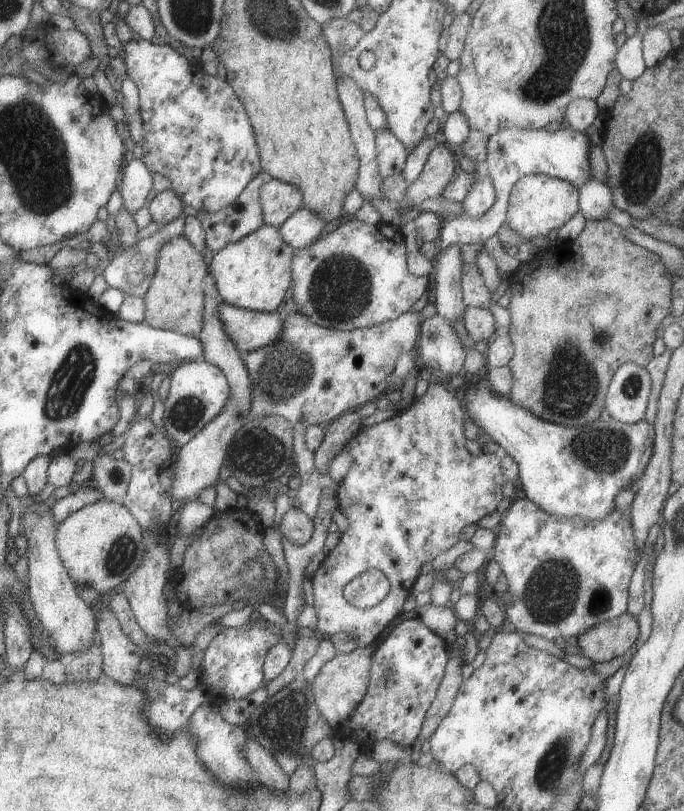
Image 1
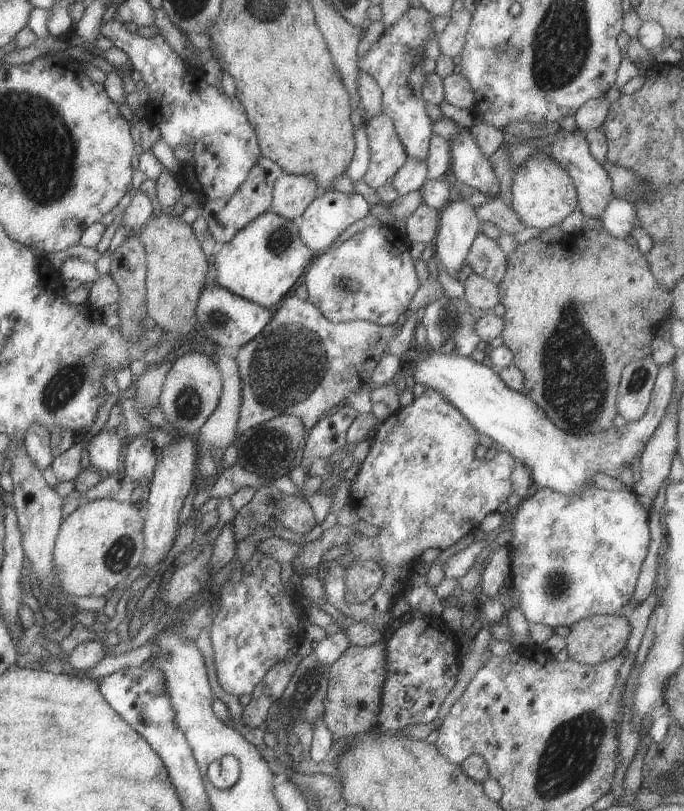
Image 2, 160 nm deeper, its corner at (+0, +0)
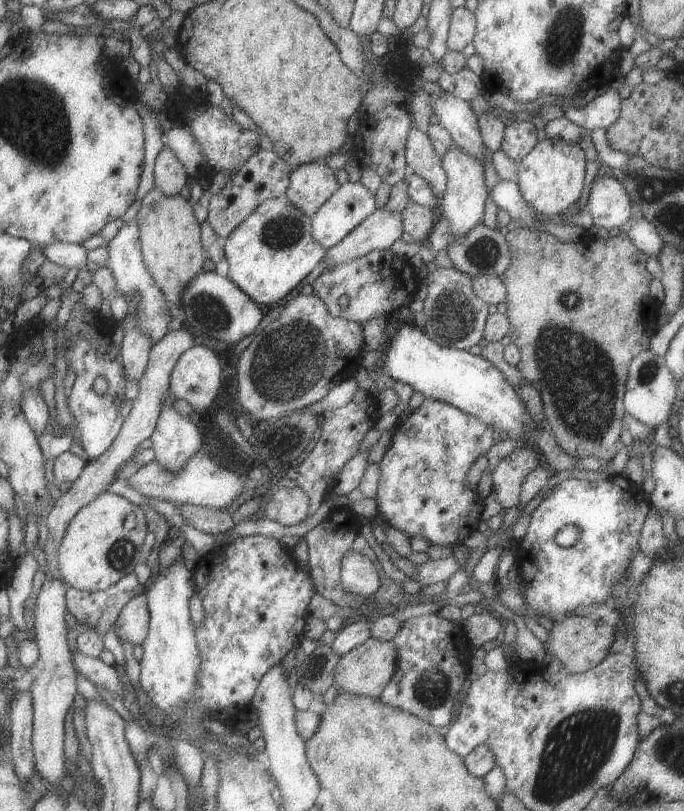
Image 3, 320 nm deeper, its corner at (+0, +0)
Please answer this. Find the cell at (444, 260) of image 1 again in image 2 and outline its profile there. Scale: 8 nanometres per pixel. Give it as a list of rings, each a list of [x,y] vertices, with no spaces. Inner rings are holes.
[[[465,199],[448,202],[438,215],[438,231],[432,243],[433,254],[439,257],[443,268],[455,279],[455,273],[465,265],[464,260],[473,239],[480,232],[481,215],[477,213],[476,205],[469,204]]]

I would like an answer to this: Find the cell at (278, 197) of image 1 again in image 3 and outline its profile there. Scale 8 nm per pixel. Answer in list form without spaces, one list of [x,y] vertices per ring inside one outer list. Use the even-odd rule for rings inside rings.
[[[321,160],[294,166],[284,195],[296,209],[313,215],[340,185],[335,172]]]

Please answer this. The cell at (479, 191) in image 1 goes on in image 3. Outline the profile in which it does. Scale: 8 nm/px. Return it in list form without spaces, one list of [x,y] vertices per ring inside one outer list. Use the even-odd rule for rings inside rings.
[[[447,91],[435,98],[429,96],[432,113],[437,115],[440,125],[447,130],[452,142],[483,165],[485,146],[478,129],[478,118],[469,103]]]

